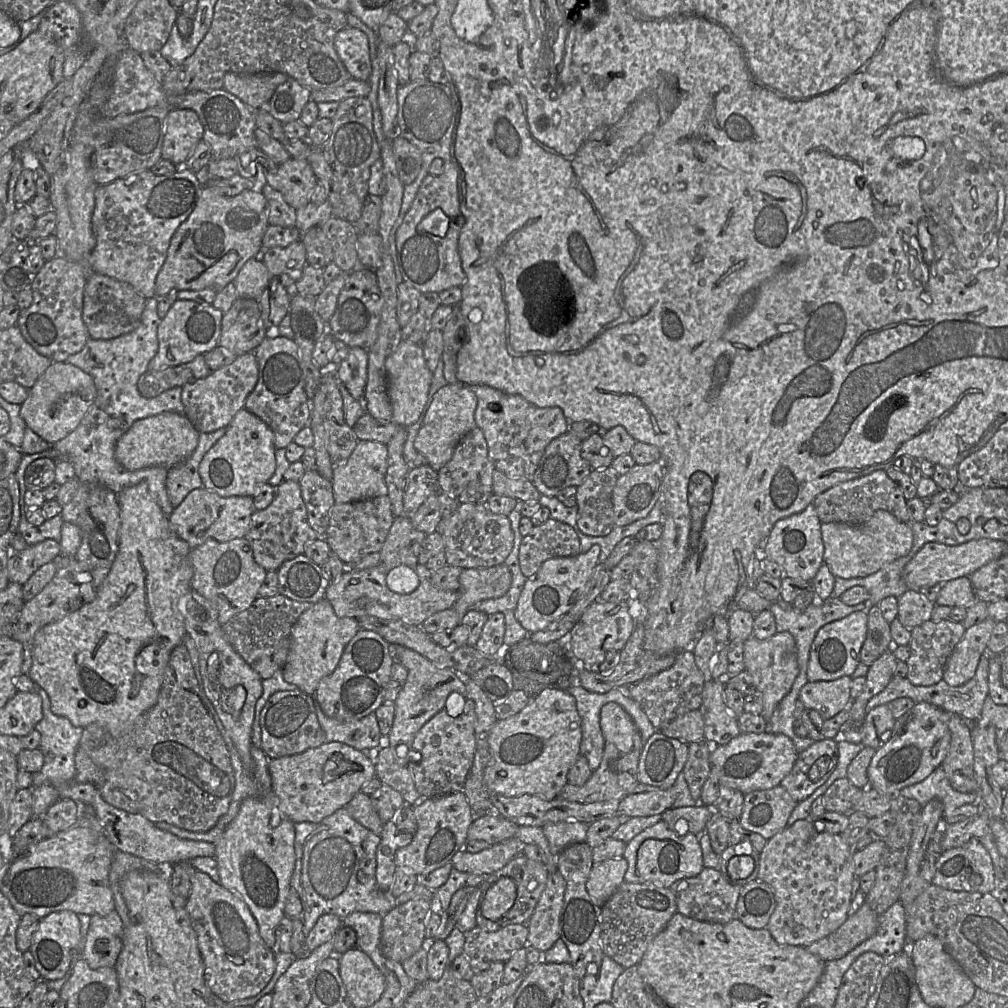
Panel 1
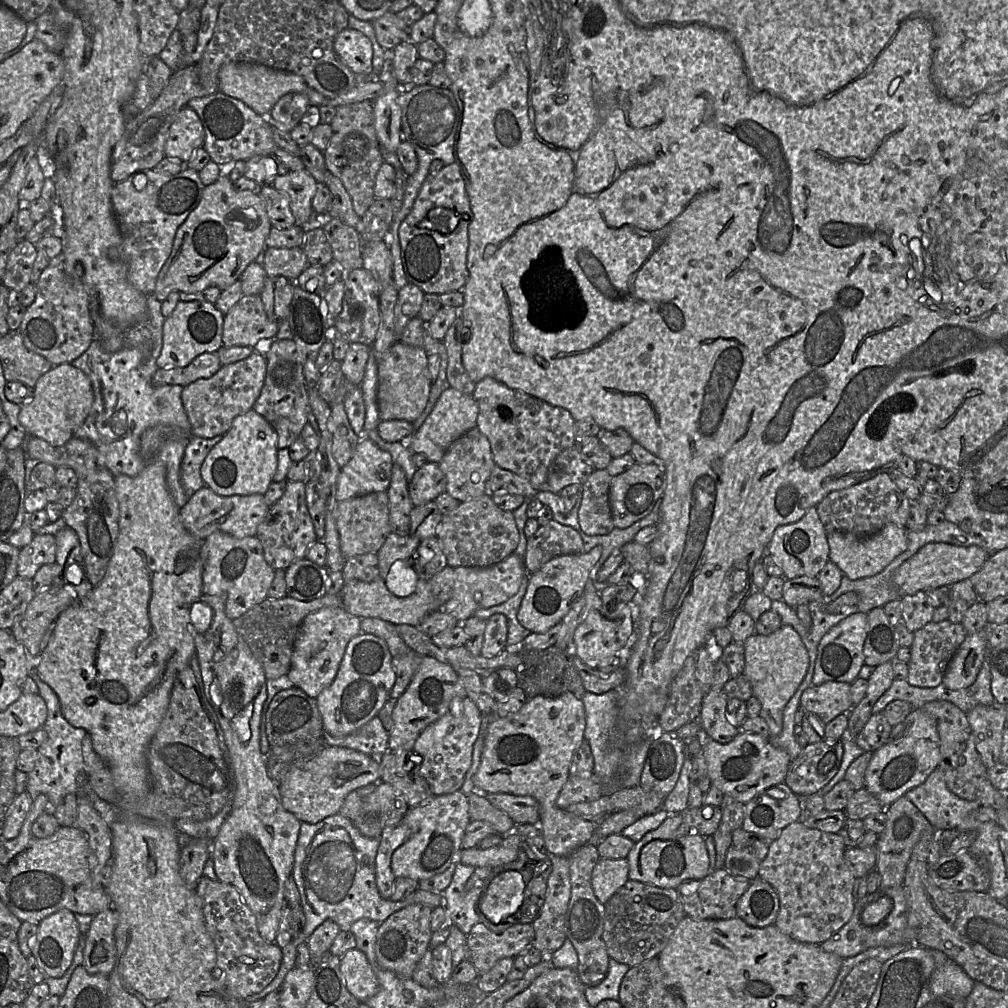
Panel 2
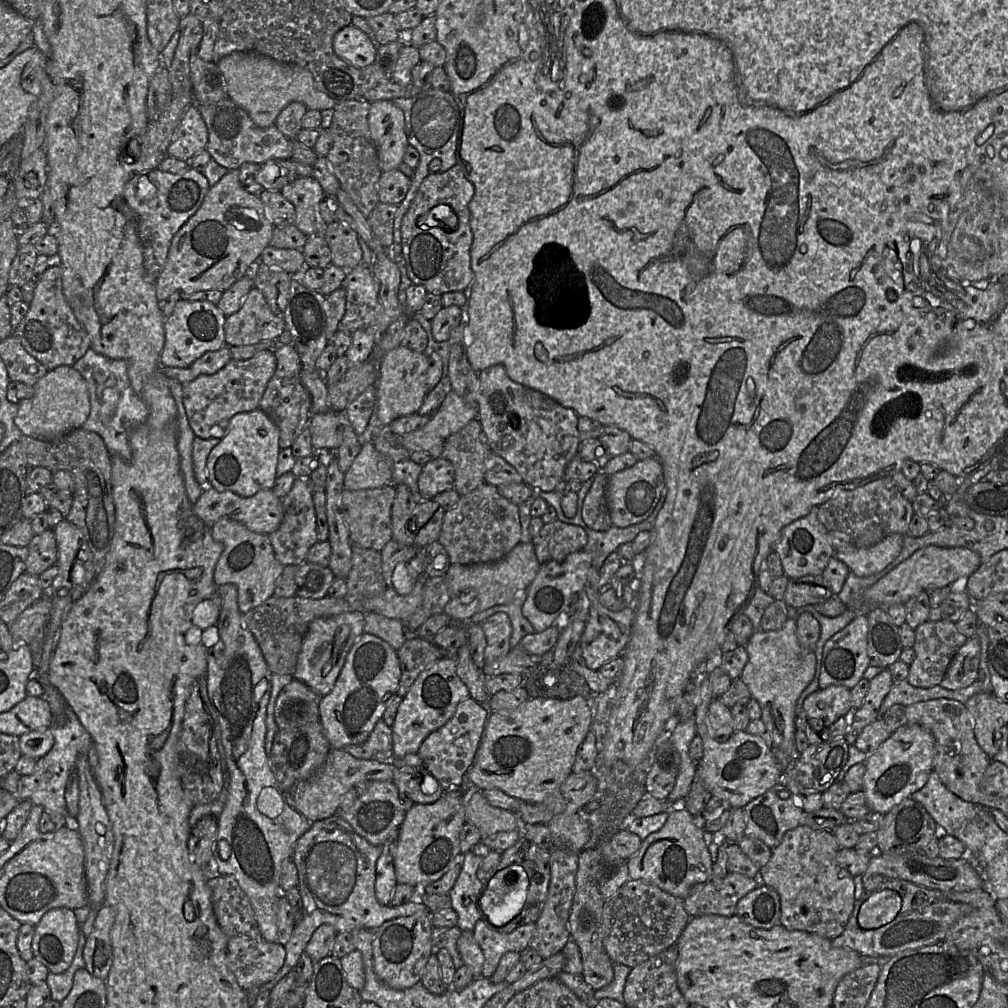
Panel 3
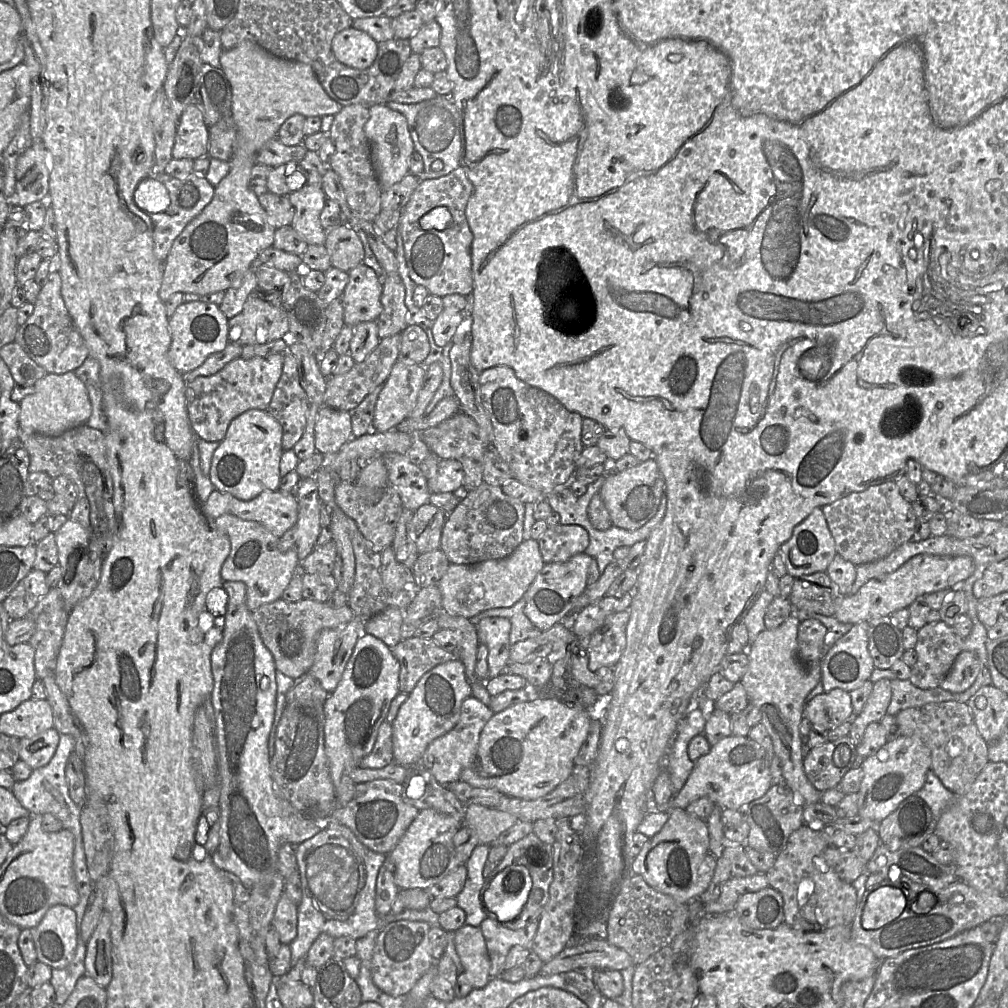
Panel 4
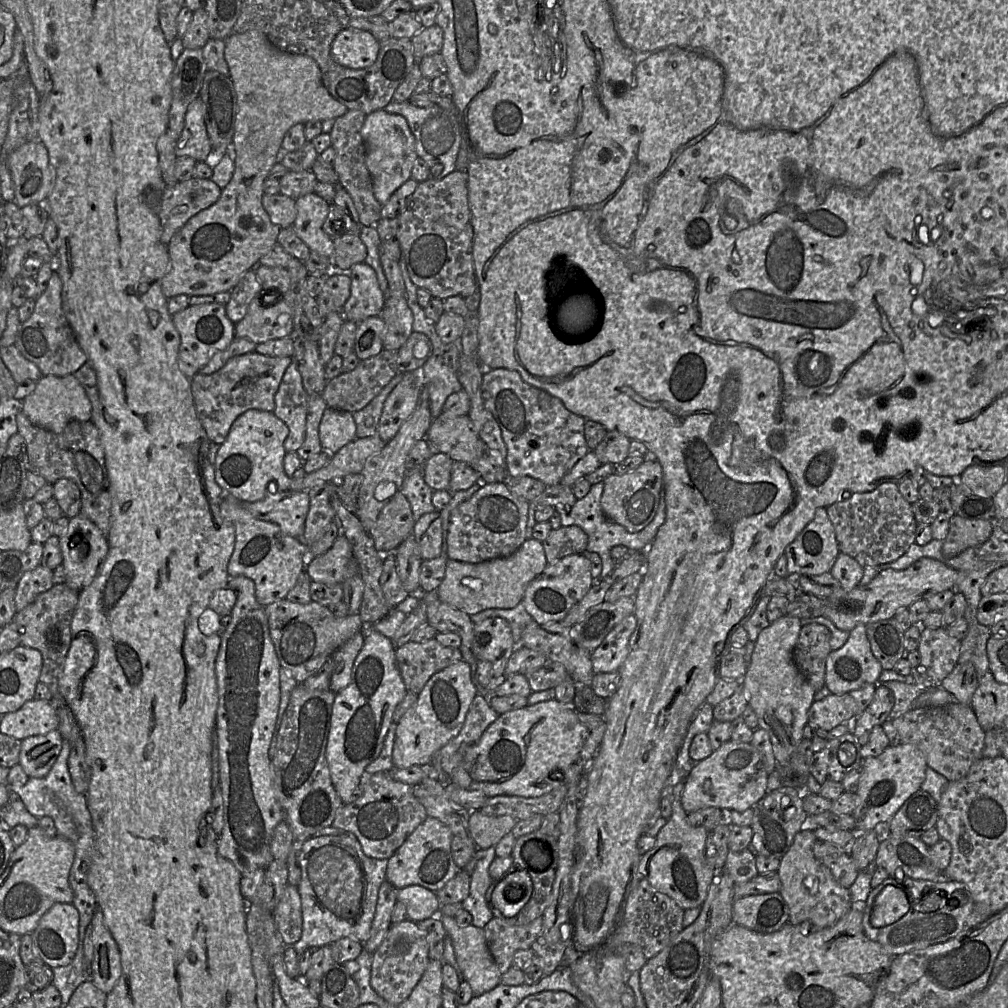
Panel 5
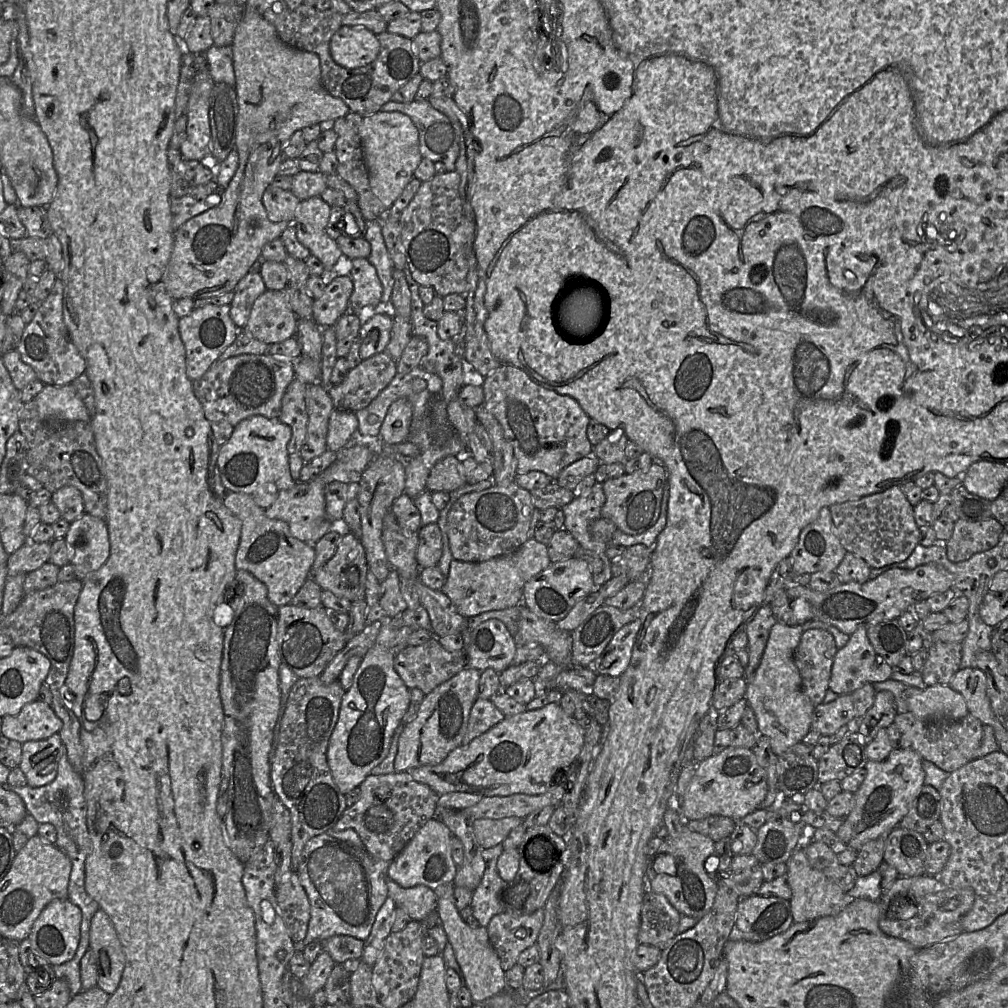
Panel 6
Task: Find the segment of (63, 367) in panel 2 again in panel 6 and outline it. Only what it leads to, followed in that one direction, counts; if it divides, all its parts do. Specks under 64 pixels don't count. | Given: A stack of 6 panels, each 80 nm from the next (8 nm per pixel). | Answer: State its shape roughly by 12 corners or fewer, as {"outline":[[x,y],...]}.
{"outline":[[72,384],[44,385],[34,401],[45,423],[91,423]]}

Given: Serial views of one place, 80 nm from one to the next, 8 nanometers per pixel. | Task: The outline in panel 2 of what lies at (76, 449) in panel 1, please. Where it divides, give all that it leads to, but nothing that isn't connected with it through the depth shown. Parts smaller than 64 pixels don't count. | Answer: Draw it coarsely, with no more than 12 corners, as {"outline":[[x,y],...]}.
{"outline":[[162,301],[106,352],[95,338],[70,363],[92,408],[74,437],[114,476],[157,455],[181,508],[194,435],[181,385],[153,386]]}

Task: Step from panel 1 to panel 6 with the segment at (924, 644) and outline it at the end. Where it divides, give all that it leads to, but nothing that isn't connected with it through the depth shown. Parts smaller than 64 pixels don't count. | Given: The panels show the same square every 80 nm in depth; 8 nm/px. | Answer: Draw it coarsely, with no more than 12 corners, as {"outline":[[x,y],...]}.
{"outline":[[934,642],[920,672],[926,686],[948,685],[960,643]]}

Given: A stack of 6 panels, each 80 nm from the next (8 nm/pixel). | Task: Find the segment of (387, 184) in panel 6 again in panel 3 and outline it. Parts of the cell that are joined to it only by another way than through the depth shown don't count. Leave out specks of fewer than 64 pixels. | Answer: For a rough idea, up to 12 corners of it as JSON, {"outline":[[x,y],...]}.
{"outline":[[370,103],[368,125],[382,172],[409,146],[403,111]]}

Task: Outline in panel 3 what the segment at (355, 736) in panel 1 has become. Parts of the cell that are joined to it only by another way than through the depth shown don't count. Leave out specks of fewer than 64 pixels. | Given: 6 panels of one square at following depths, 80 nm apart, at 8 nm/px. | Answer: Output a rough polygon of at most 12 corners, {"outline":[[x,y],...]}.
{"outline":[[380,719],[363,744],[342,750],[357,759],[390,763],[392,727]]}

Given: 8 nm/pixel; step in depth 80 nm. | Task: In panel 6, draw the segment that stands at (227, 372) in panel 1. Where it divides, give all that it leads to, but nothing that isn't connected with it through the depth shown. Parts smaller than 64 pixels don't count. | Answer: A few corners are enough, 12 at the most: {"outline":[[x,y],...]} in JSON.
{"outline":[[217,360],[193,391],[221,447],[236,425],[278,419],[295,360]]}

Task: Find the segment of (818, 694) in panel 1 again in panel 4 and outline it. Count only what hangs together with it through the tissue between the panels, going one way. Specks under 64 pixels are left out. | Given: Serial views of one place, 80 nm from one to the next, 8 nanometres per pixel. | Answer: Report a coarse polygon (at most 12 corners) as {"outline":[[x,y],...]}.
{"outline":[[833,689],[807,701],[811,724],[832,730],[851,721],[850,693]]}

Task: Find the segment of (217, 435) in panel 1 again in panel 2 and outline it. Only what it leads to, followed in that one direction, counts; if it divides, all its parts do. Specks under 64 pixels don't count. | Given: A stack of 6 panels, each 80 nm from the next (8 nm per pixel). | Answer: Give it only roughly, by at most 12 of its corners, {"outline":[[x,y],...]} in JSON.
{"outline":[[223,435],[192,436],[180,467],[188,499],[204,485],[201,466]]}

